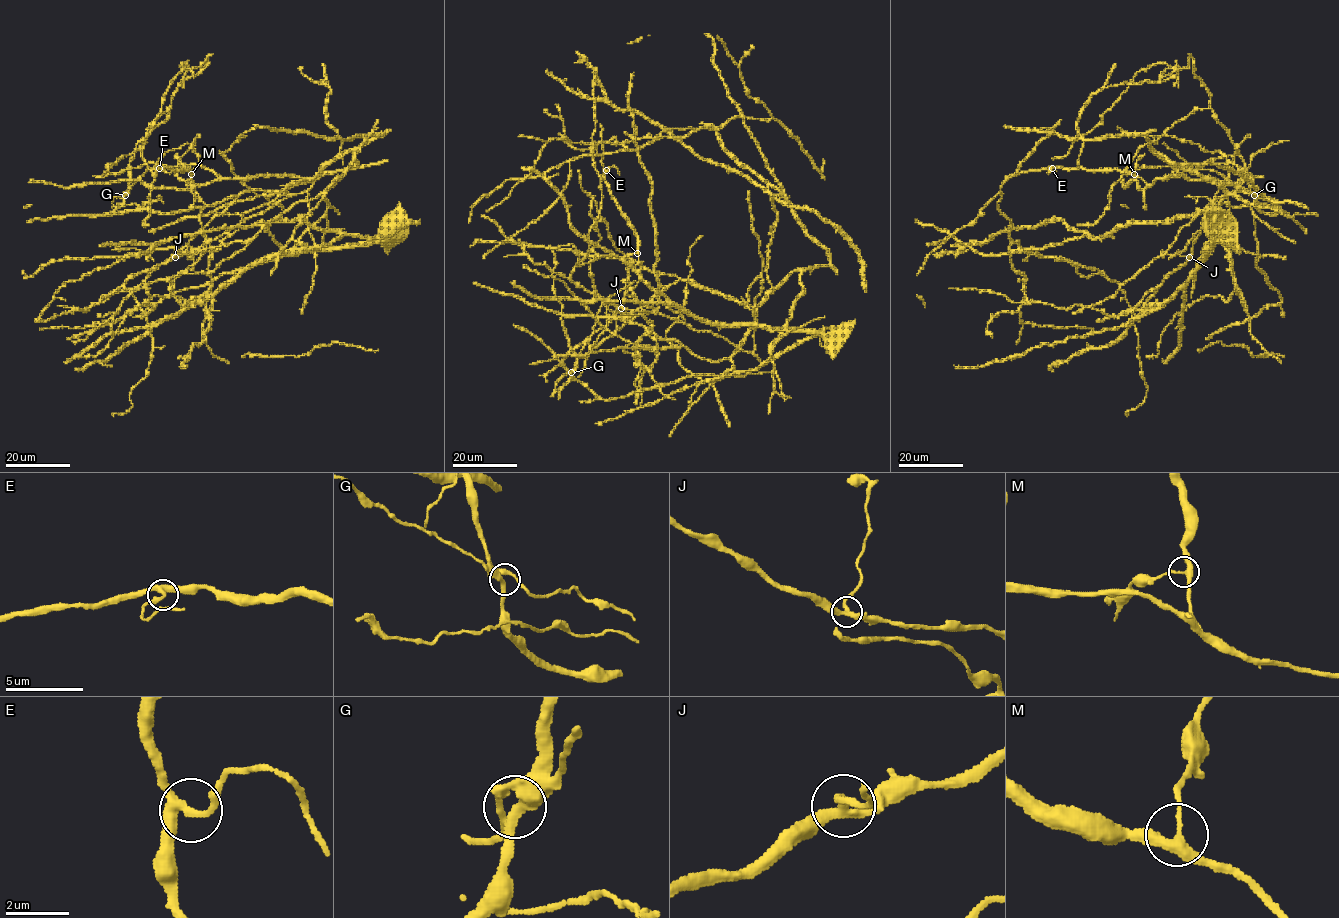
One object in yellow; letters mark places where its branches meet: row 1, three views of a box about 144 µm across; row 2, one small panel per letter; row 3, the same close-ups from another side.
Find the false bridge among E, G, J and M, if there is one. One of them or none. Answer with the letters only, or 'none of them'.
J

